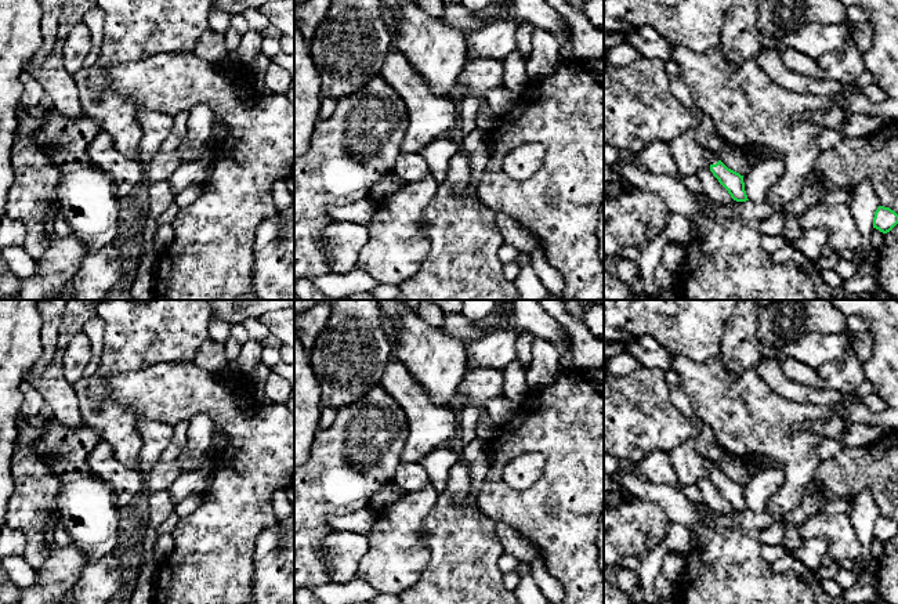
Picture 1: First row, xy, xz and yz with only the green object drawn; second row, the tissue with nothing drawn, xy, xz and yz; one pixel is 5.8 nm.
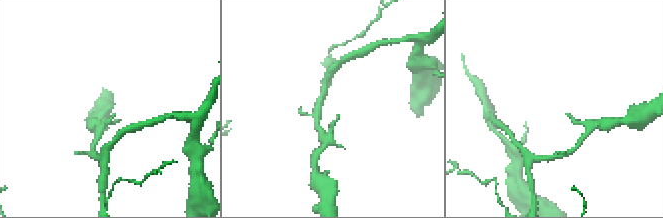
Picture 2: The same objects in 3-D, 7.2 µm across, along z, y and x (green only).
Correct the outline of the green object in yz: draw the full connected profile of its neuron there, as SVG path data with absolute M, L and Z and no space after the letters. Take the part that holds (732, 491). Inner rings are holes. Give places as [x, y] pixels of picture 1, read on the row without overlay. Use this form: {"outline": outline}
{"outline": "M709 459L705 460L710 473L710 481L718 489L718 492L728 500L731 507L736 511L746 511L747 504L745 500L743 485L728 478L721 470L720 463L714 463Z"}

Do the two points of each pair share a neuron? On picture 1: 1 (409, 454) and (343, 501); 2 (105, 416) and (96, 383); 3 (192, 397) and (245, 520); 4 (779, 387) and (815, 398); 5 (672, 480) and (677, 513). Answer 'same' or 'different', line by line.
1: different
2: different
3: same
4: same
5: different

